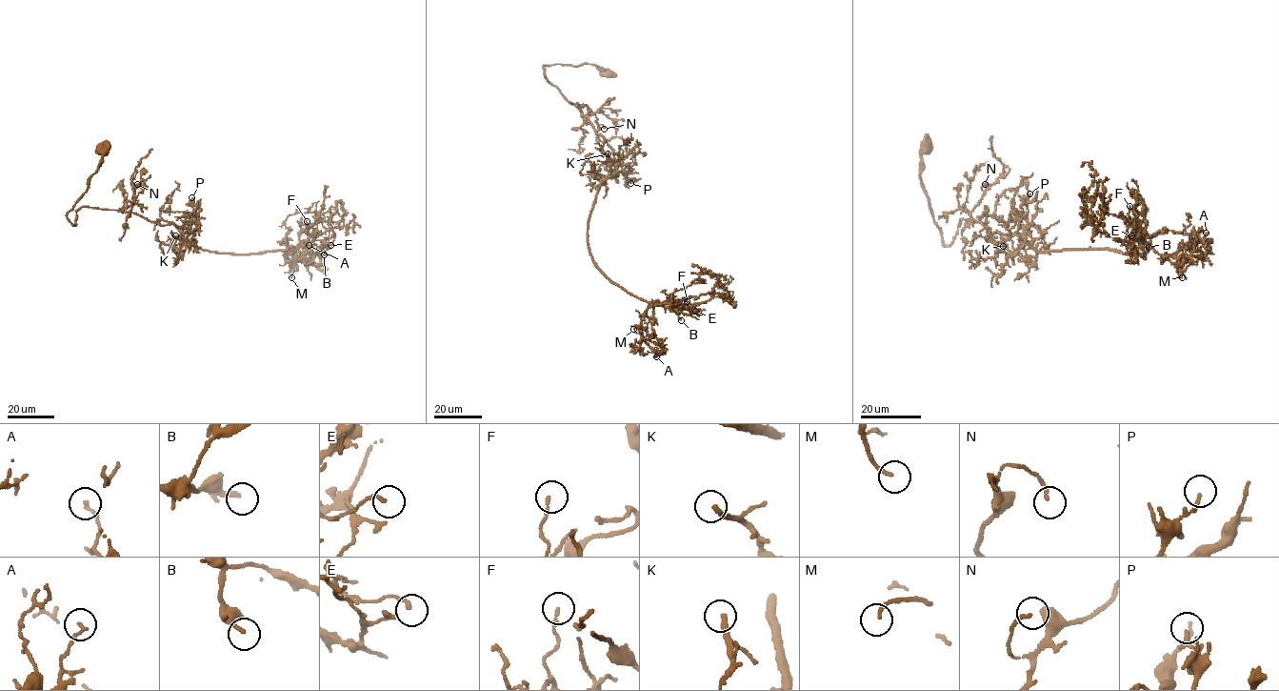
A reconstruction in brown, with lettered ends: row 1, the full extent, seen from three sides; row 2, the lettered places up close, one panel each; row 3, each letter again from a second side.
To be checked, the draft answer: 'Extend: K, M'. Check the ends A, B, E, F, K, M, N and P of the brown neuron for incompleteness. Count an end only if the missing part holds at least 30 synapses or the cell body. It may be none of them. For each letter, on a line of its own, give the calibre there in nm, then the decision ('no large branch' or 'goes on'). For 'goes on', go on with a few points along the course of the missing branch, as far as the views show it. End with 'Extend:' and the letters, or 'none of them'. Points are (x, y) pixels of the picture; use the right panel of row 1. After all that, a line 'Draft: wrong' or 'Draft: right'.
A: calibre 130 nm; no large branch
B: calibre 170 nm; no large branch
E: calibre 170 nm; no large branch
F: calibre 140 nm; no large branch
K: calibre 200 nm; goes on; course (1003, 246), (995, 242), (1007, 233), (1009, 213), (1023, 200), (1028, 190), (1025, 185)
M: calibre 160 nm; goes on; course (1182, 277), (1195, 281), (1200, 274), (1209, 274)
N: calibre 150 nm; no large branch
P: calibre 140 nm; no large branch
Extend: K, M
Draft: right

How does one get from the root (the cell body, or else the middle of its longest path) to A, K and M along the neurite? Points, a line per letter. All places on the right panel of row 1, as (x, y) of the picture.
A: (928, 147), (921, 181), (945, 246), (965, 219), (1039, 252), (1143, 254), (1149, 244), (1189, 256), (1206, 233)
K: (928, 147), (921, 181), (945, 246), (965, 219), (980, 221), (989, 233), (1025, 238), (1016, 254), (1003, 246)
M: (928, 147), (921, 181), (945, 246), (969, 219), (1039, 252), (1143, 254), (1149, 244), (1182, 277)

